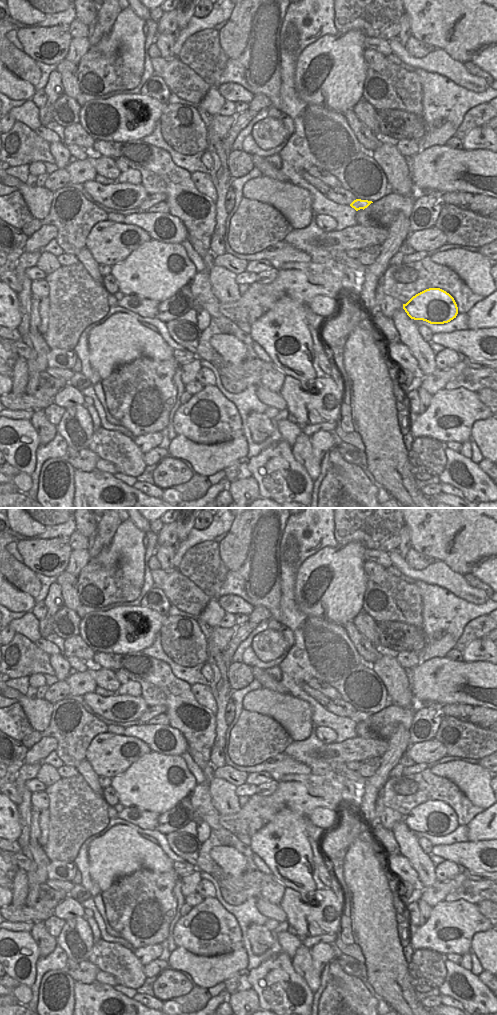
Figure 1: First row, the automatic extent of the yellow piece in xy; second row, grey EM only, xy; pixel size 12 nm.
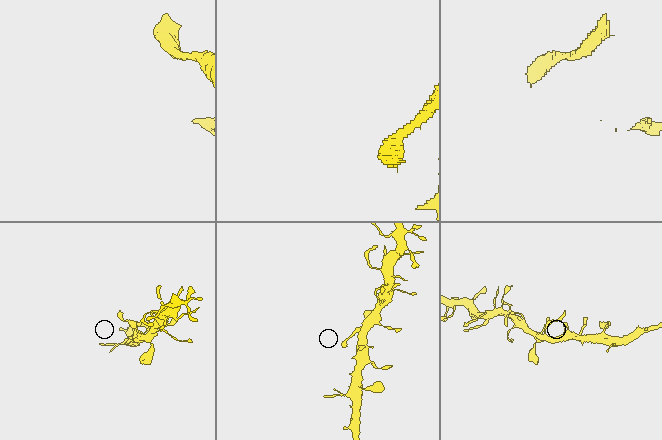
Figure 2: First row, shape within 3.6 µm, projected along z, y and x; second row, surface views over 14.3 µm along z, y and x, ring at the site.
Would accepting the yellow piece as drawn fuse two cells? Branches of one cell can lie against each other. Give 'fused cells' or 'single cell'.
single cell

